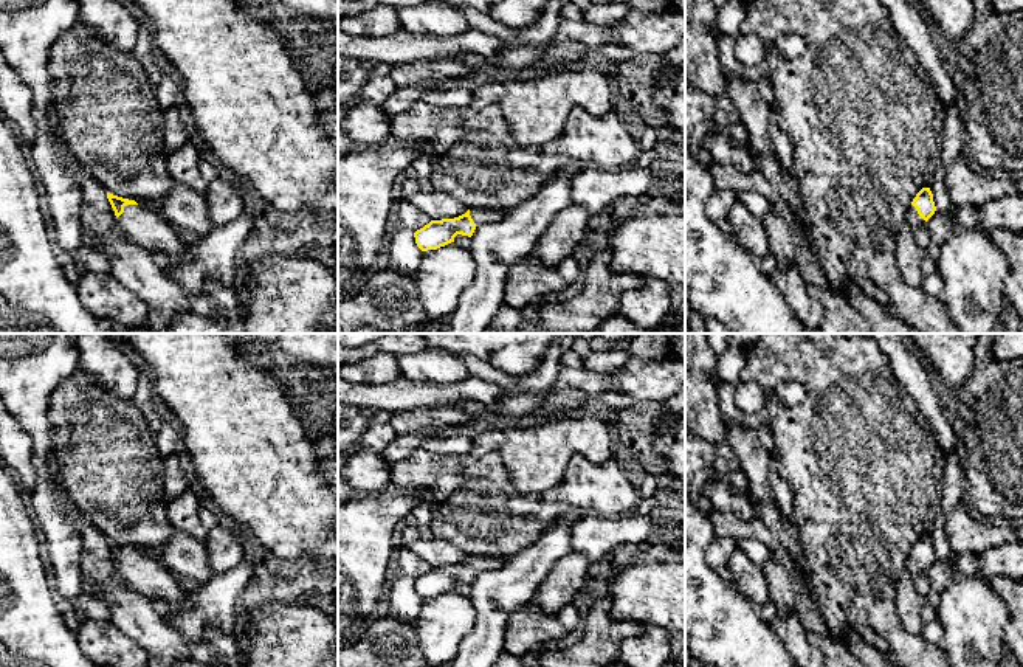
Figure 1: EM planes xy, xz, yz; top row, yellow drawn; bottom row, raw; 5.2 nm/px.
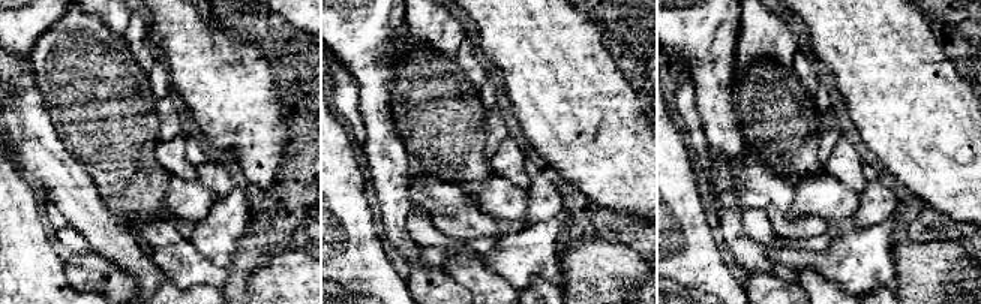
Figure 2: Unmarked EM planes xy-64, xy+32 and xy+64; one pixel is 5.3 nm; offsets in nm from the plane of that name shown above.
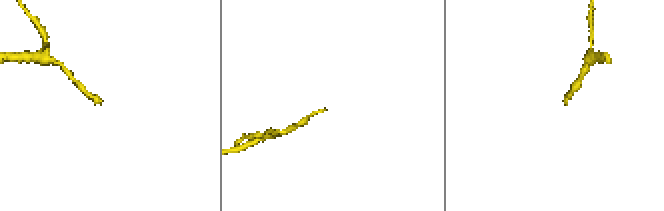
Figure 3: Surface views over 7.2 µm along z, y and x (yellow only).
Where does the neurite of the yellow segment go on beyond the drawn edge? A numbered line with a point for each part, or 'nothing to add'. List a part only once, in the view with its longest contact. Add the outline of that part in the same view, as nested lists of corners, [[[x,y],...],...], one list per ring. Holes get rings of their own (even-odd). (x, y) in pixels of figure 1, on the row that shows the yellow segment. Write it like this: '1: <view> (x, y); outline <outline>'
1: xy (143, 227); outline [[[126,205],[124,213],[118,217],[118,225],[129,242],[149,253],[164,251],[170,257],[170,264],[177,264],[186,254],[188,245],[180,240],[177,228],[166,223],[155,209]]]

